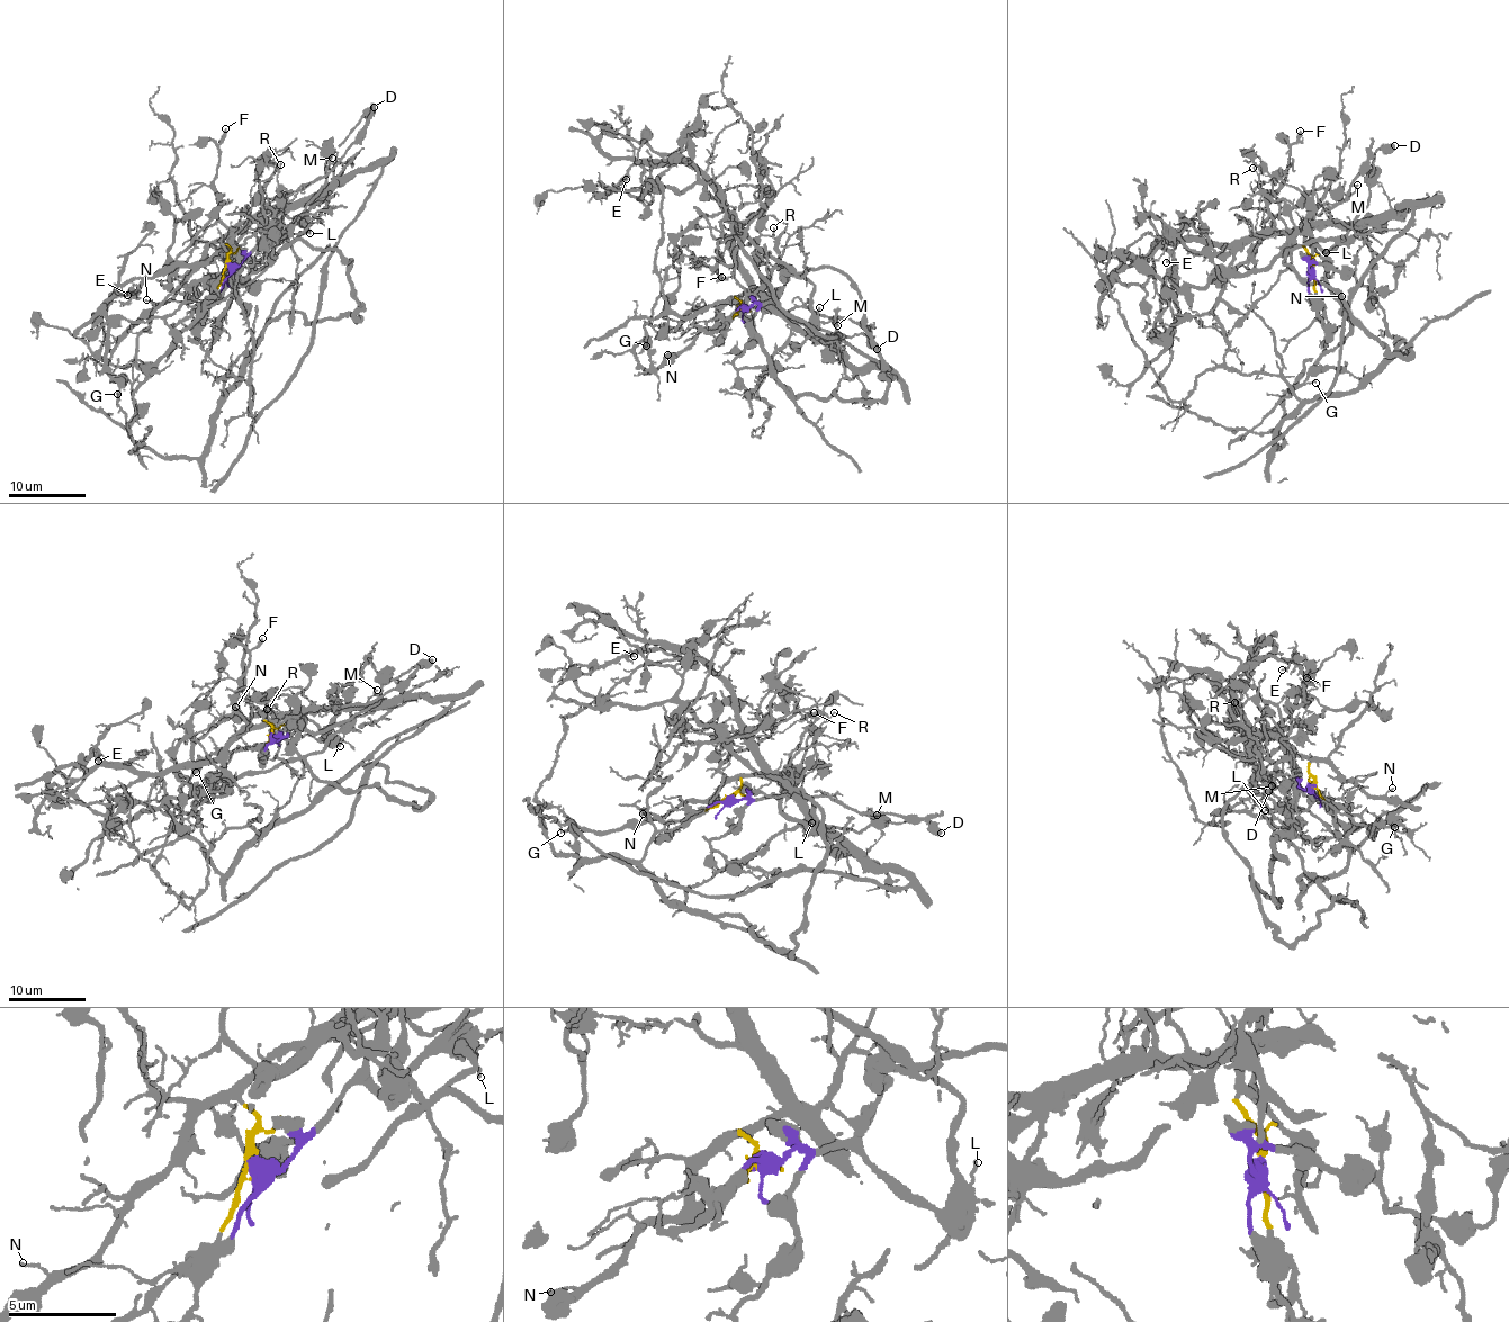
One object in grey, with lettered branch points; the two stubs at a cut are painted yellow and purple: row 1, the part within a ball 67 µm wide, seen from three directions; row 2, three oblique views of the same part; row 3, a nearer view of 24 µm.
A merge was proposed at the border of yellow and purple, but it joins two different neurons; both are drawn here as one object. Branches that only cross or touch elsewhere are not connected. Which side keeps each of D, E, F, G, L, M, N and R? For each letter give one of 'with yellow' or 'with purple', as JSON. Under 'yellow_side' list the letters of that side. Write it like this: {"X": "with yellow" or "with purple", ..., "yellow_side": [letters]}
{"D": "with purple", "E": "with yellow", "F": "with yellow", "G": "with yellow", "L": "with purple", "M": "with yellow", "N": "with yellow", "R": "with purple", "yellow_side": ["E", "F", "G", "M", "N"]}

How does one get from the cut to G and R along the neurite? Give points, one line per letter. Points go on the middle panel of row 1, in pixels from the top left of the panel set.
G: (740, 309), (735, 298), (727, 302), (715, 325), (658, 369), (648, 370), (634, 351), (646, 336), (646, 345)
R: (740, 309), (747, 309), (752, 303), (773, 299), (786, 282), (773, 227)

